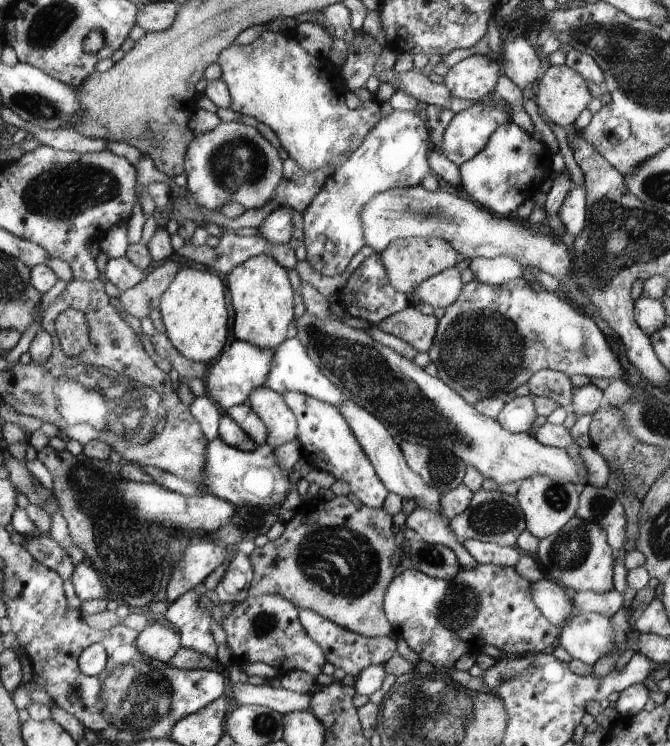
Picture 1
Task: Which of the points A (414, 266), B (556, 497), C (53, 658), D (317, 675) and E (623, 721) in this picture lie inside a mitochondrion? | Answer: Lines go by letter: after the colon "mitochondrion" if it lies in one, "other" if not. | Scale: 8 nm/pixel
A: other
B: mitochondrion
C: other
D: other
E: other

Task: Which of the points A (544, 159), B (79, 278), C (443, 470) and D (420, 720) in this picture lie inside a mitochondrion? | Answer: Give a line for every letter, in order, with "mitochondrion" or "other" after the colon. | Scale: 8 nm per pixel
A: other
B: other
C: mitochondrion
D: mitochondrion

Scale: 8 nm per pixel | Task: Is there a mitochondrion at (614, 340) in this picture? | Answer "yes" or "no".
no

